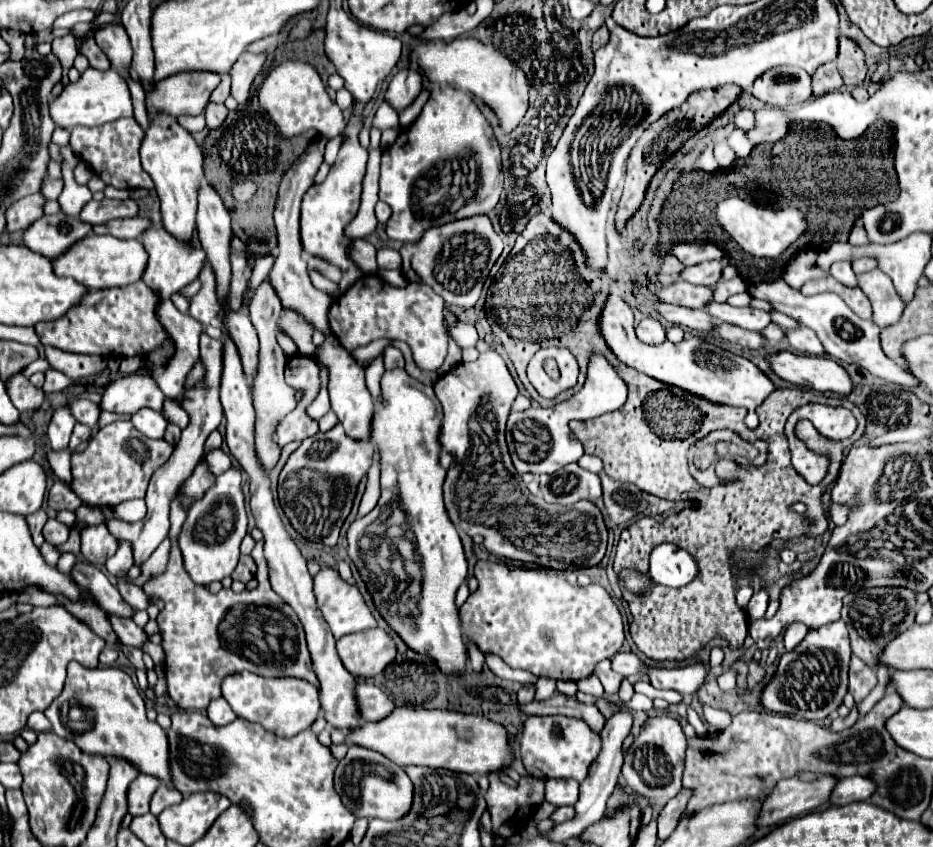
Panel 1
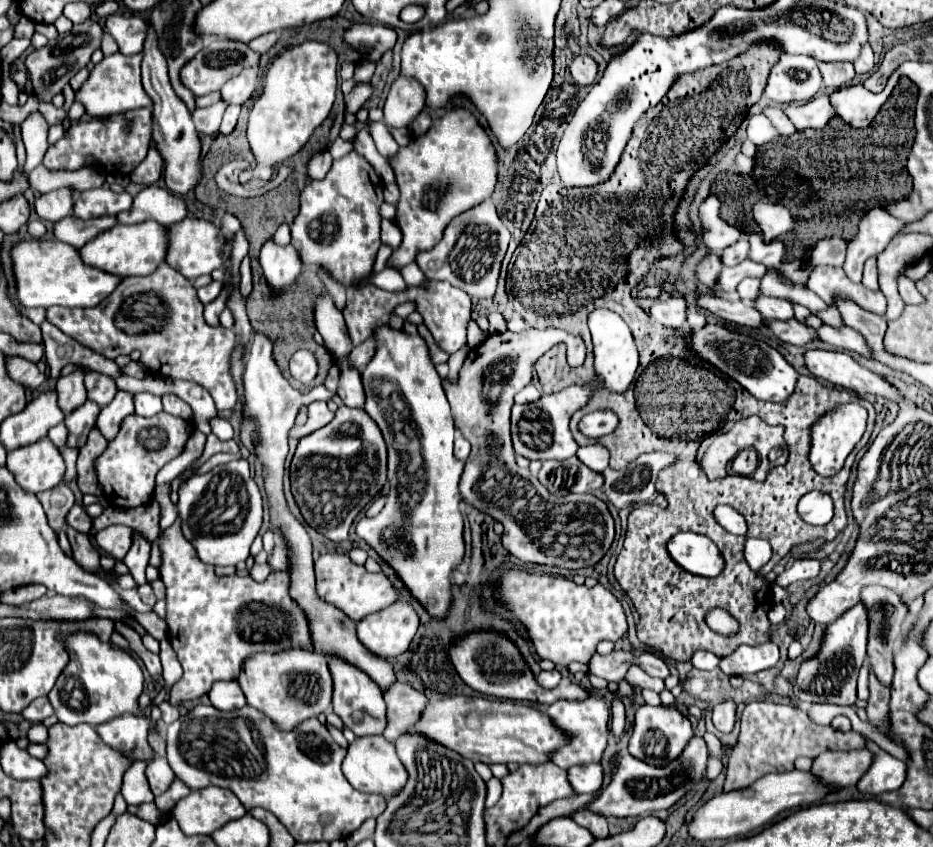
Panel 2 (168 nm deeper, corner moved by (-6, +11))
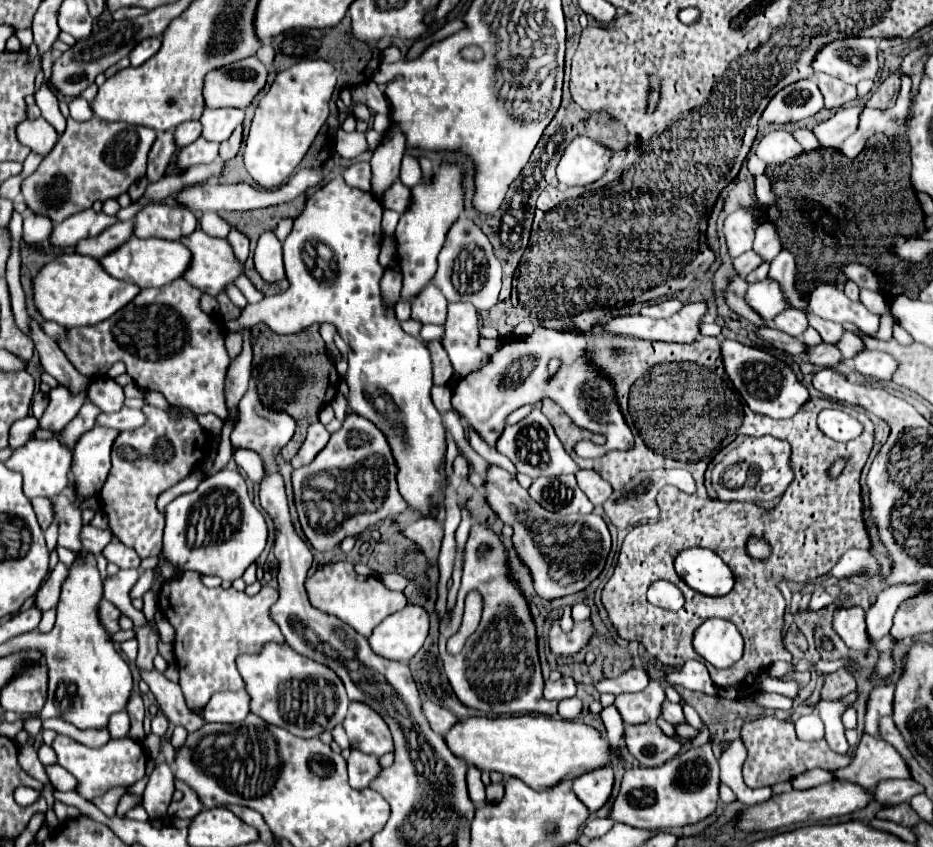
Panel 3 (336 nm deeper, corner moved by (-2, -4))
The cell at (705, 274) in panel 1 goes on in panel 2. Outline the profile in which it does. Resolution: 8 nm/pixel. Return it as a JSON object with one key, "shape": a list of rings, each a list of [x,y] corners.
{"shape":[[[742,235],[734,245],[726,247],[722,253],[722,265],[734,267],[738,263],[742,263],[748,257],[748,237]]]}

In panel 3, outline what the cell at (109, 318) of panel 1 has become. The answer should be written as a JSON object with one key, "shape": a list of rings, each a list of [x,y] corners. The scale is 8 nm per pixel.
{"shape":[[[178,278],[168,286],[142,290],[126,308],[118,310],[110,320],[104,320],[102,324],[88,328],[70,328],[70,336],[66,336],[58,344],[74,364],[74,368],[88,378],[106,376],[110,366],[122,360],[126,364],[126,372],[142,390],[162,392],[172,406],[186,406],[194,414],[212,412],[218,418],[226,418],[228,406],[224,400],[224,378],[230,364],[230,356],[224,346],[226,330],[220,318],[216,318],[214,314],[206,314],[200,308],[200,298],[202,292],[198,288],[190,286],[190,282],[184,278]]]}

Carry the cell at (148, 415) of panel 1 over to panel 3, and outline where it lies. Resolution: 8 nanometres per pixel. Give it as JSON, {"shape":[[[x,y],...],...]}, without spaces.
{"shape":[[[122,408],[118,412],[112,412],[112,414],[100,414],[98,420],[96,420],[100,426],[106,426],[106,428],[114,428],[114,430],[134,430],[138,426],[142,426],[146,422],[146,416],[142,414],[142,410],[130,410],[130,408]]]}

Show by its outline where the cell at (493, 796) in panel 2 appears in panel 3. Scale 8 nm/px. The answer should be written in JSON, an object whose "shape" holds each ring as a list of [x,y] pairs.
{"shape":[[[498,782],[498,784],[488,784],[486,786],[486,802],[488,804],[494,804],[494,802],[500,802],[504,796],[504,782]]]}

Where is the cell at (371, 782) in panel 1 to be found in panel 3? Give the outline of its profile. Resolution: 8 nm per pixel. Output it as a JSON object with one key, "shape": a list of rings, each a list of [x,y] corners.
{"shape":[[[352,750],[348,758],[348,774],[350,774],[350,786],[356,790],[368,788],[368,784],[378,776],[380,764],[376,756],[364,754],[360,750]]]}

